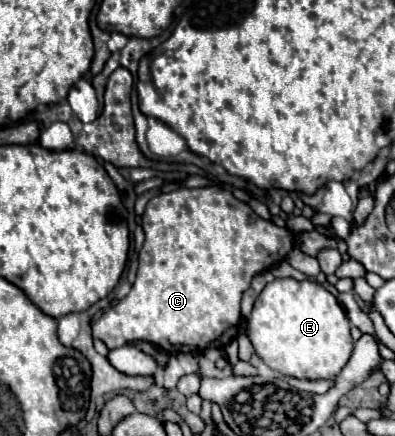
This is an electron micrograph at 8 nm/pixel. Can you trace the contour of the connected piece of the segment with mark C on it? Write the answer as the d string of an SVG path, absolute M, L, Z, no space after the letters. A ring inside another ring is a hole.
M210 186L210 188L178 188L178 190L172 190L168 194L154 196L146 204L146 210L144 210L144 216L142 216L142 228L144 228L146 240L144 240L144 246L142 246L140 256L138 256L138 272L136 272L134 286L128 292L128 296L122 298L110 310L106 310L94 322L94 328L92 328L94 330L94 338L102 340L110 350L124 346L128 340L148 340L148 342L156 344L158 348L162 348L168 354L176 354L176 352L202 354L208 348L224 348L234 336L238 336L238 330L234 330L234 328L238 328L238 324L240 324L240 298L242 298L244 290L250 286L252 278L256 274L272 268L274 264L282 262L288 256L288 252L292 250L292 234L290 234L288 228L280 228L280 226L276 226L276 224L272 224L268 220L258 218L246 202L234 198L232 192L228 188L222 188L222 186Z

